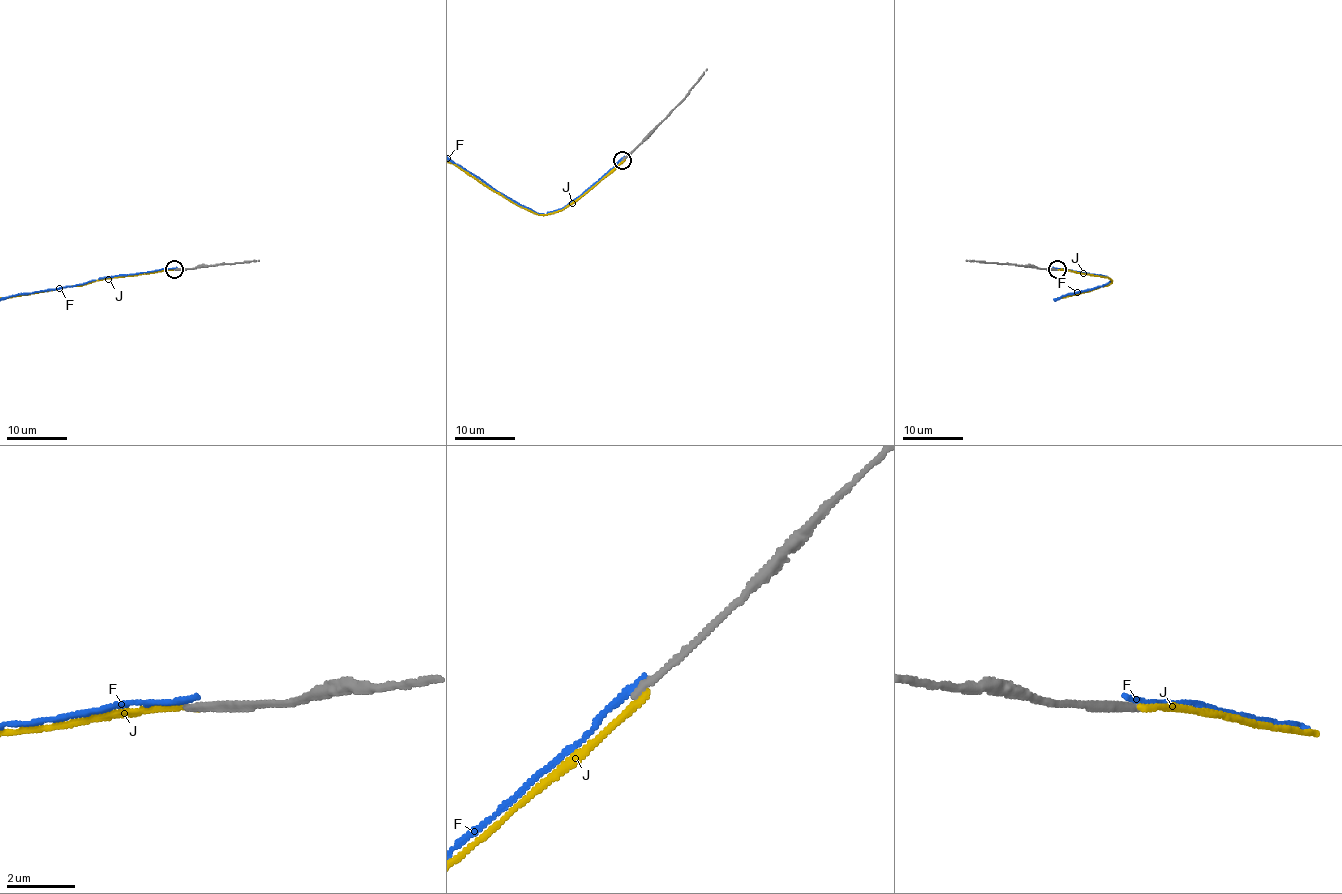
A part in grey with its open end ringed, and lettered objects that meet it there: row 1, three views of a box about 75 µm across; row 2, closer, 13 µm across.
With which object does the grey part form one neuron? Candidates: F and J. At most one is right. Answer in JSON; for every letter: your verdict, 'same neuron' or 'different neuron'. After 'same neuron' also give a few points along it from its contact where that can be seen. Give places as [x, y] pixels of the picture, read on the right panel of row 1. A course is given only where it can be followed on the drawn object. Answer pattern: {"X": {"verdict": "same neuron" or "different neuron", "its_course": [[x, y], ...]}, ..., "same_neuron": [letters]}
{"F": {"verdict": "different neuron"}, "J": {"verdict": "different neuron"}, "same_neuron": []}

